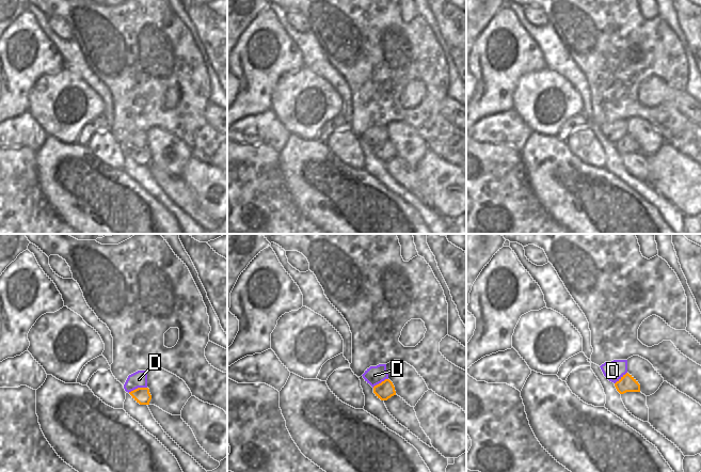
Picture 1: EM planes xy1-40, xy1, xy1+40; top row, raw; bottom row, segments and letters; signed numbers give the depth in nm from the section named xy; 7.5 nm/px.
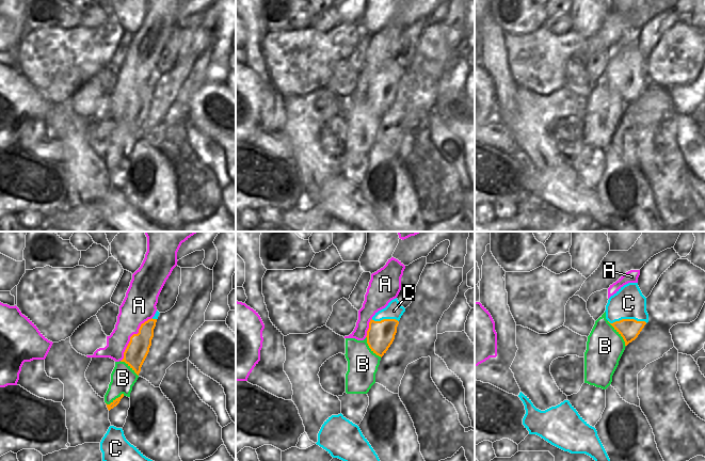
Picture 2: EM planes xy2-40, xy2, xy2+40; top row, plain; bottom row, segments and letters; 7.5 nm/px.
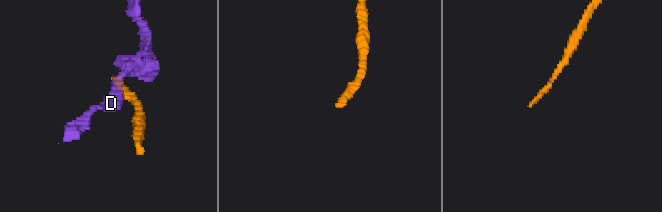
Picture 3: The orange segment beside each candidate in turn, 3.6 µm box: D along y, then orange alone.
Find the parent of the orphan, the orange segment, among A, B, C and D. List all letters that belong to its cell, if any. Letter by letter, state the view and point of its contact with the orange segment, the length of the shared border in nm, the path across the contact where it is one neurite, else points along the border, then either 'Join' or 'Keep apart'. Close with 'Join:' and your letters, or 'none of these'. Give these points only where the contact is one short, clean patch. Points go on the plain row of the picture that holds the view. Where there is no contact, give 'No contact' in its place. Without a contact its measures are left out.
A: Touches orange at xy2-40 (131, 97). Shared border 400 nm. Keep apart
B: Touches orange at xy2+40 (619, 94). Shared border 240 nm. Join
C: Touches orange at xy2+40 (627, 80). Shared border 300 nm. Keep apart
D: Touches orange at xy1-40 (138, 148). Shared border 150 nm. Boundary: xy1-40 (146, 147), (138, 147), (128, 153). Keep apart
Join: B

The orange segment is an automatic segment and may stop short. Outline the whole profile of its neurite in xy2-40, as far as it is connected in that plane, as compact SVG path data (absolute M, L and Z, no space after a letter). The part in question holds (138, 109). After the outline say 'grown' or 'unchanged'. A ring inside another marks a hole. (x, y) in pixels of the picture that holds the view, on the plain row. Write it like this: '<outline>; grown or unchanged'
M148 80L141 85L138 95L130 98L124 113L124 120L115 123L111 143L105 156L105 163L110 172L124 157L130 158L132 147L139 139L141 128L149 113L157 80Z; grown

